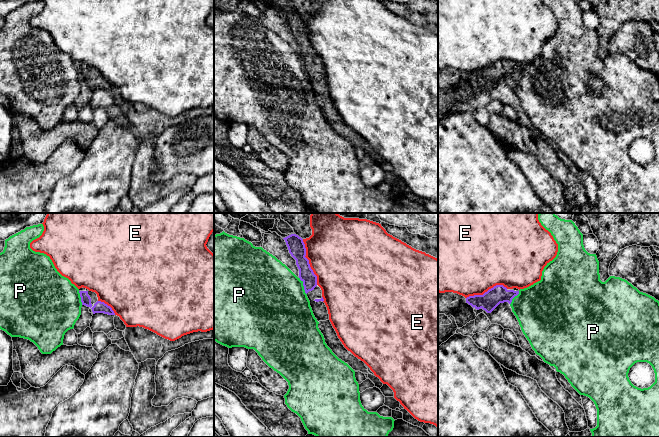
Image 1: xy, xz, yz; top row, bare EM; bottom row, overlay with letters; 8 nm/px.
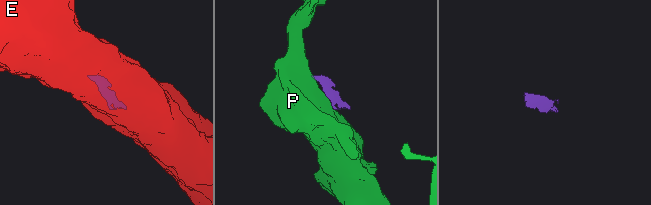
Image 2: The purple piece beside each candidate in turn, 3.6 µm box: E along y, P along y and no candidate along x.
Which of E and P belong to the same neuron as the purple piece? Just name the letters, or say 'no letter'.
no letter

